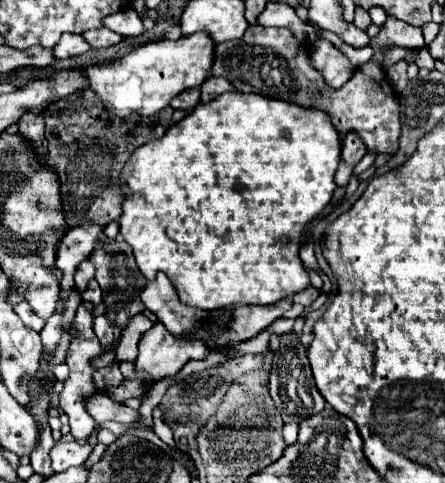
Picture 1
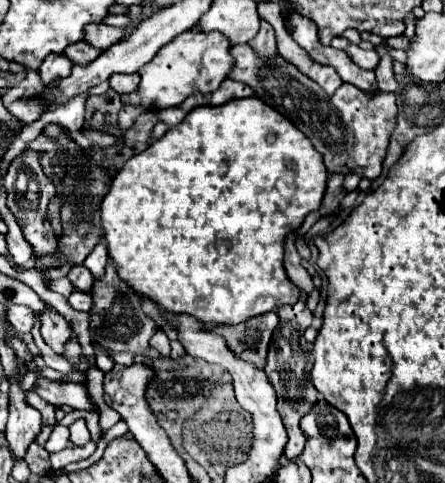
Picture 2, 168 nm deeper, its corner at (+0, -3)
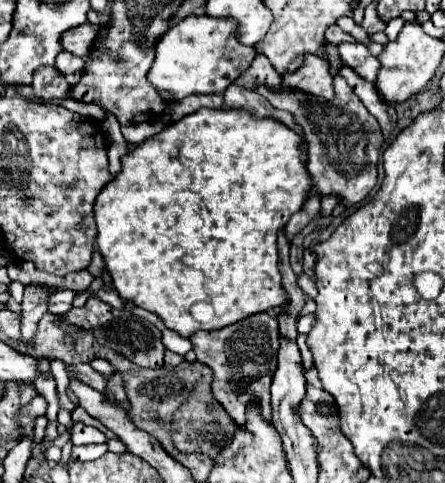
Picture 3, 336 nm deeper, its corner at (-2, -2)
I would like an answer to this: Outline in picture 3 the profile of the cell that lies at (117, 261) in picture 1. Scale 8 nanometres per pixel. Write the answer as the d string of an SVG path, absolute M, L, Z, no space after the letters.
M93 296L85 302L83 308L73 308L71 312L63 314L63 318L73 326L79 326L79 328L91 332L101 346L107 346L107 348L119 352L121 356L125 356L127 360L135 362L141 368L161 368L163 366L165 346L161 342L159 328L151 322L145 322L145 320L137 318L131 312L115 310L109 304L105 304L105 302L101 302L99 298Z

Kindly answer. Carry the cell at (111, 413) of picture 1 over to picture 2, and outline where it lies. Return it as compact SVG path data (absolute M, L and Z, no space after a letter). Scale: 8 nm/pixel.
M37 379L39 385L39 397L43 397L47 403L61 407L61 405L69 405L71 409L81 409L81 411L89 411L89 413L99 413L99 409L95 407L95 403L89 399L85 385L79 383L57 383L57 381L49 381L49 379Z

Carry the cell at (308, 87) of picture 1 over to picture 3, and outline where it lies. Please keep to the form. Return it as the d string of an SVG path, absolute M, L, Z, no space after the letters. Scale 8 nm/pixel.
M337 76L333 102L323 102L319 98L311 98L309 94L295 94L285 90L271 92L265 86L257 86L257 92L265 94L275 108L295 114L295 122L303 126L309 142L307 170L313 176L313 186L317 192L321 196L337 196L339 202L347 208L363 202L377 182L377 162L383 148L383 134L375 116L367 112L347 82Z

